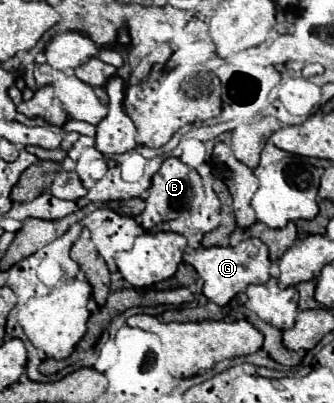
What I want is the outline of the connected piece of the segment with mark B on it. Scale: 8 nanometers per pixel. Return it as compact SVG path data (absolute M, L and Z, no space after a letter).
M166 158L160 166L160 170L152 176L152 184L150 184L150 190L148 190L148 196L146 196L146 208L144 212L140 214L140 226L144 230L152 230L156 224L160 222L168 222L168 220L174 220L178 218L182 212L190 210L190 204L192 200L196 198L196 192L200 190L202 194L202 180L200 180L200 174L182 164L178 158Z

